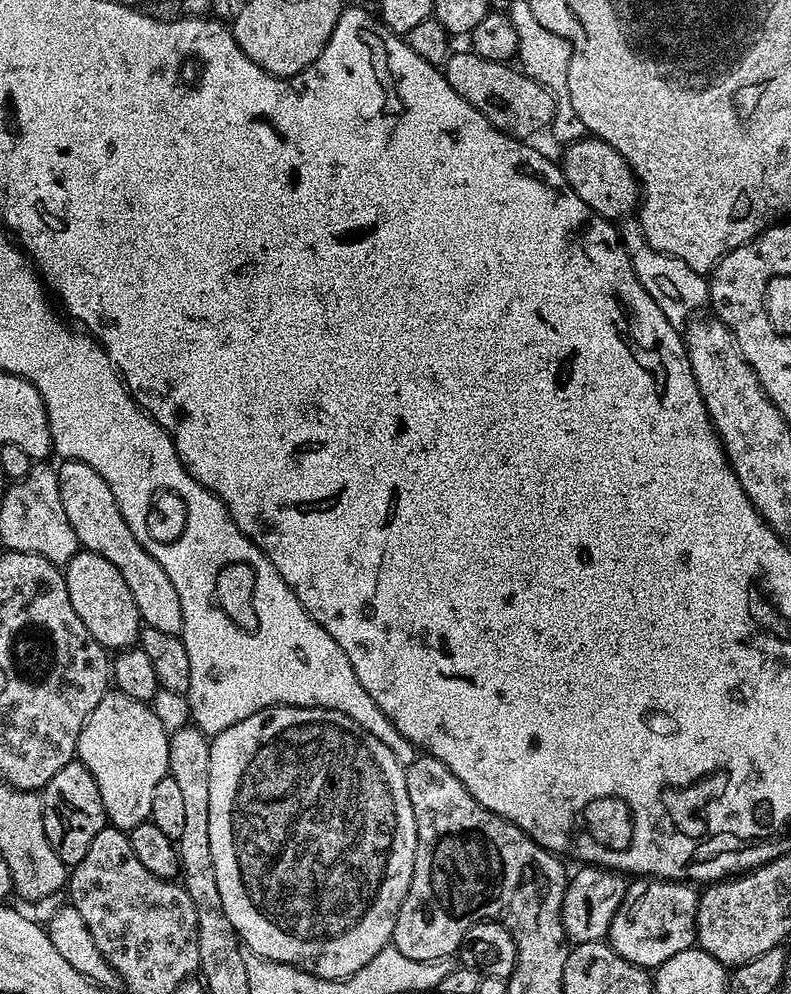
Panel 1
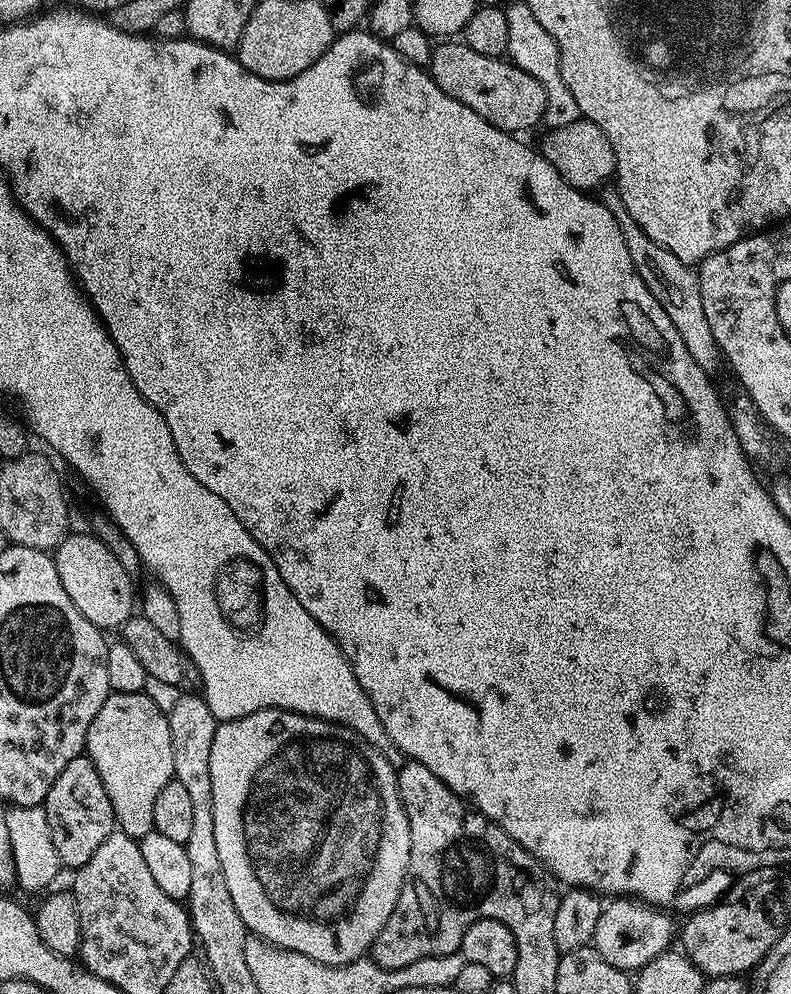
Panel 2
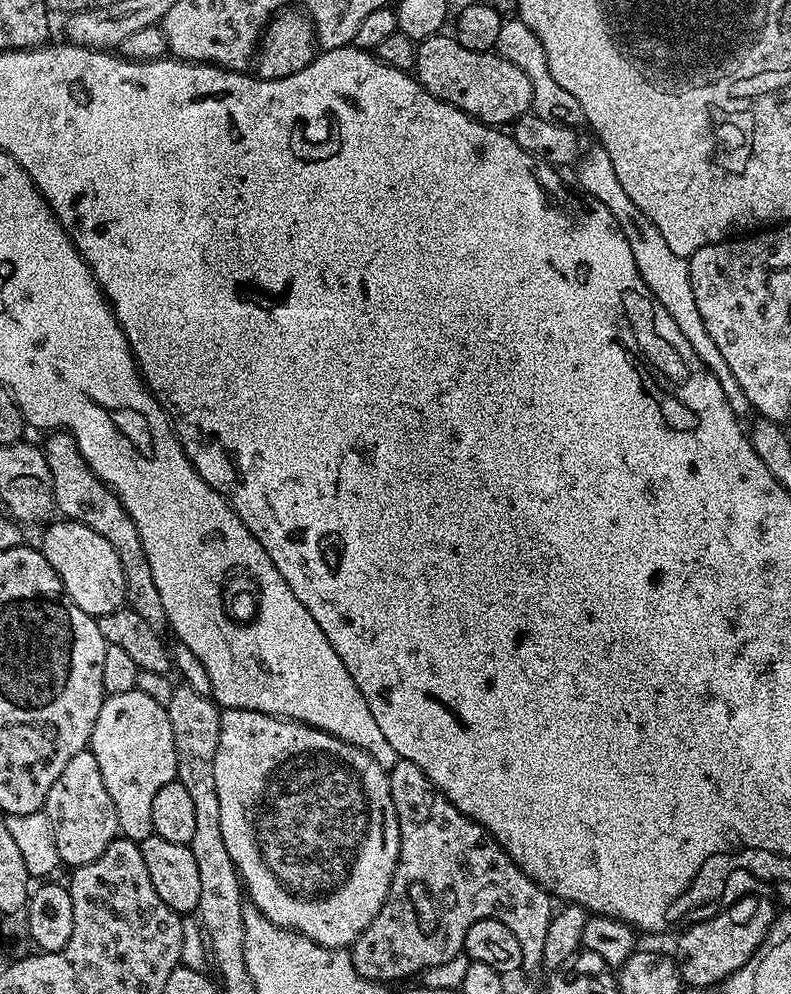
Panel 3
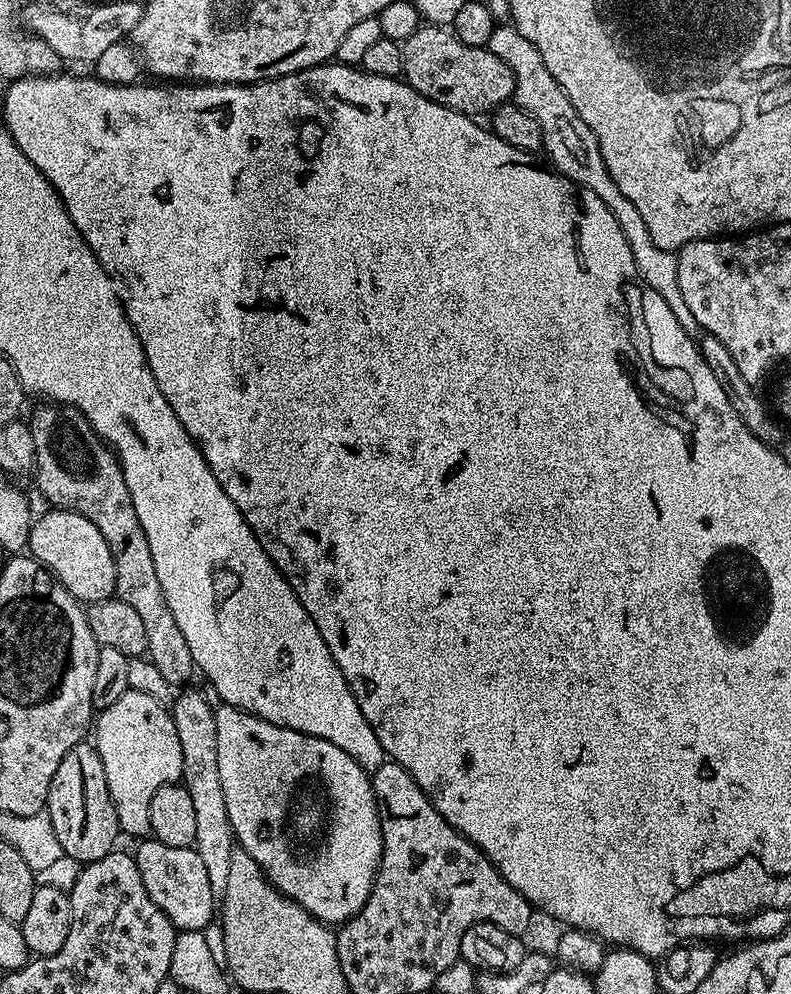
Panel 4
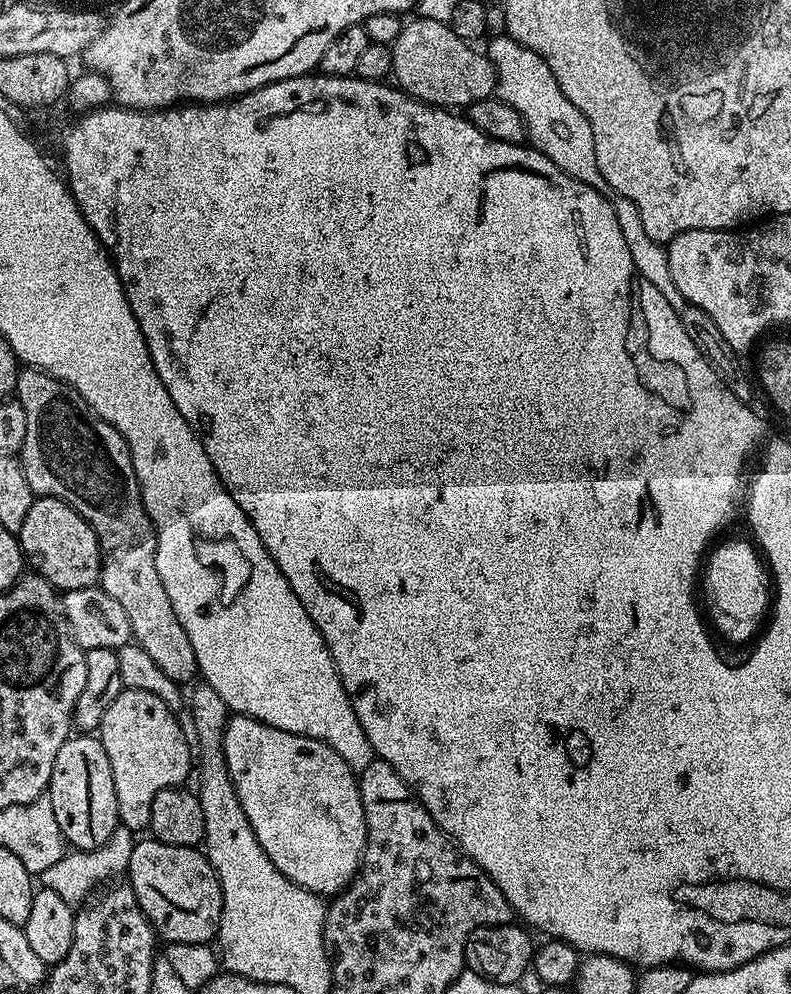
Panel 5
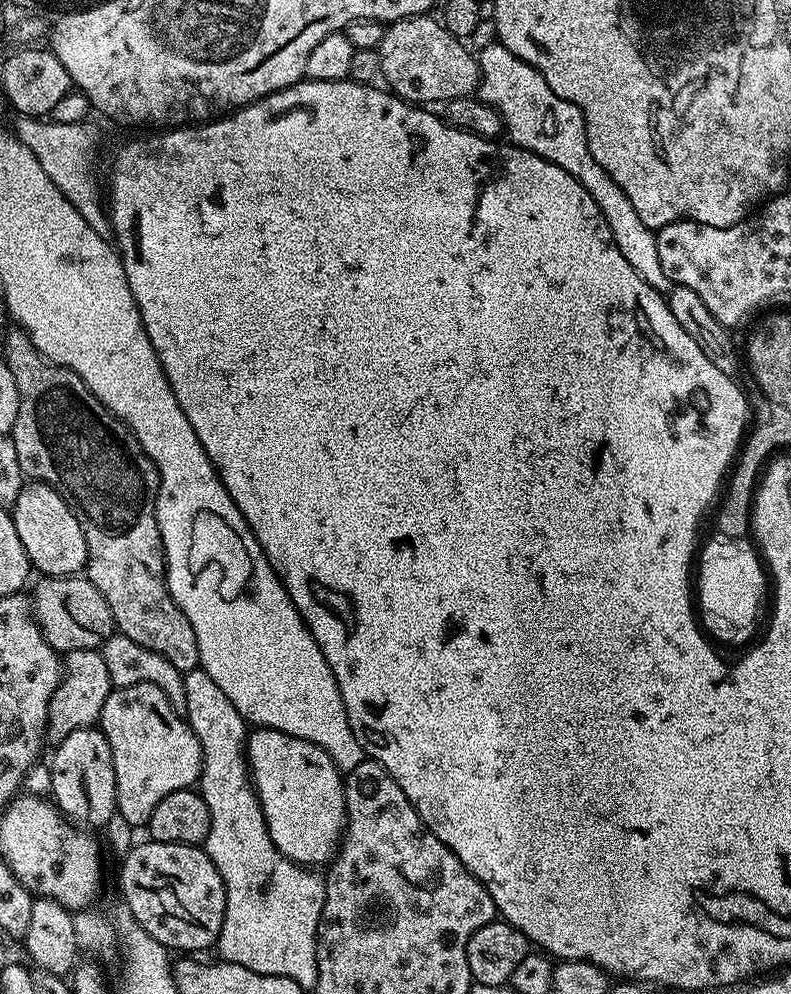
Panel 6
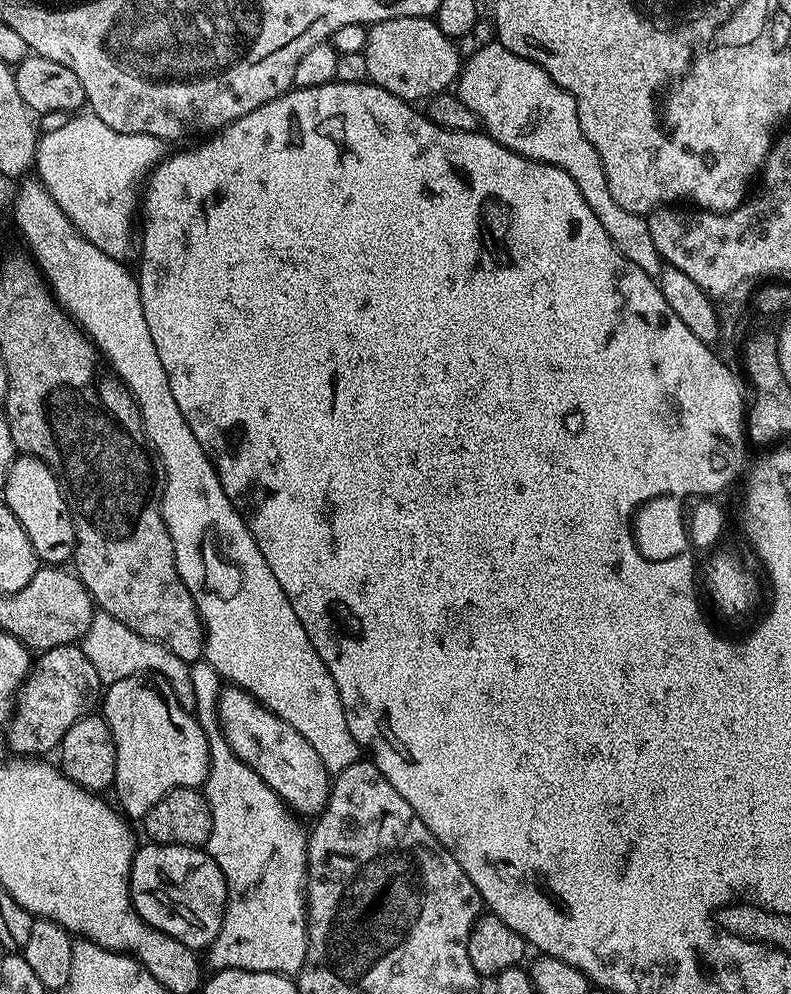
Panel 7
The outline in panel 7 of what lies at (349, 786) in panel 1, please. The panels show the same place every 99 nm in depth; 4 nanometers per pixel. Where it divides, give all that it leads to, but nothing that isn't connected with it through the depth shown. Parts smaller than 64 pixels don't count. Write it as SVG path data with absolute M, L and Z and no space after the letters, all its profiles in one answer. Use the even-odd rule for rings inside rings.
M235 686L225 687L220 693L220 722L234 754L254 768L293 813L312 818L323 812L328 803L330 774L322 766L322 758L318 758L314 746L294 726L282 722L282 718L262 707L250 693Z

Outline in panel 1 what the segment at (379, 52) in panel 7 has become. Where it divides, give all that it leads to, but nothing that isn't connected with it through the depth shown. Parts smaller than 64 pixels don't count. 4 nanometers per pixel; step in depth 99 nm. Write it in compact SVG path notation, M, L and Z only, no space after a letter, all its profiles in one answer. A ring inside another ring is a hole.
M471 50L453 51L442 66L444 77L474 106L474 110L482 113L487 120L508 136L517 138L532 138L535 132L549 127L556 113L556 99L548 89L543 88L534 78L530 78L519 67L513 68L507 63L499 64L482 58Z

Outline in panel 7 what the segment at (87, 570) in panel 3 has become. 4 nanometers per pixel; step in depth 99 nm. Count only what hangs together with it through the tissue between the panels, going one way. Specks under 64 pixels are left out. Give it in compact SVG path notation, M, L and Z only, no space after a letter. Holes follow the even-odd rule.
M17 455L10 466L2 498L7 502L14 518L18 518L22 530L26 530L26 538L30 538L30 546L34 546L34 554L41 565L64 566L75 557L76 531L72 515L58 478L50 466L46 466L46 462L37 456Z

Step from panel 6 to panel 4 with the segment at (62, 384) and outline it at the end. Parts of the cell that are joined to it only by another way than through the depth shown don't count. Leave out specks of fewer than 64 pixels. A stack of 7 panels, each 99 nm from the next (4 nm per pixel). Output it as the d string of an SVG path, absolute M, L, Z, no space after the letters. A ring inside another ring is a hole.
M55 402L41 403L41 408L32 412L30 427L34 434L34 481L40 487L40 492L49 500L52 506L67 506L72 511L90 518L94 526L98 526L98 534L106 538L110 546L110 554L114 558L116 571L116 596L126 606L130 606L142 617L142 626L146 630L148 643L147 659L151 660L162 678L174 686L184 686L191 678L197 666L192 661L190 646L186 646L186 638L182 638L182 630L178 630L178 622L174 622L174 614L170 614L170 606L166 606L166 594L162 594L162 585L158 582L158 574L154 574L154 558L150 554L150 542L146 542L146 534L142 530L142 522L138 522L138 513L134 510L134 502L130 498L130 490L126 486L124 471L120 459L112 451L104 439L90 426L90 422L77 408L70 404Z

